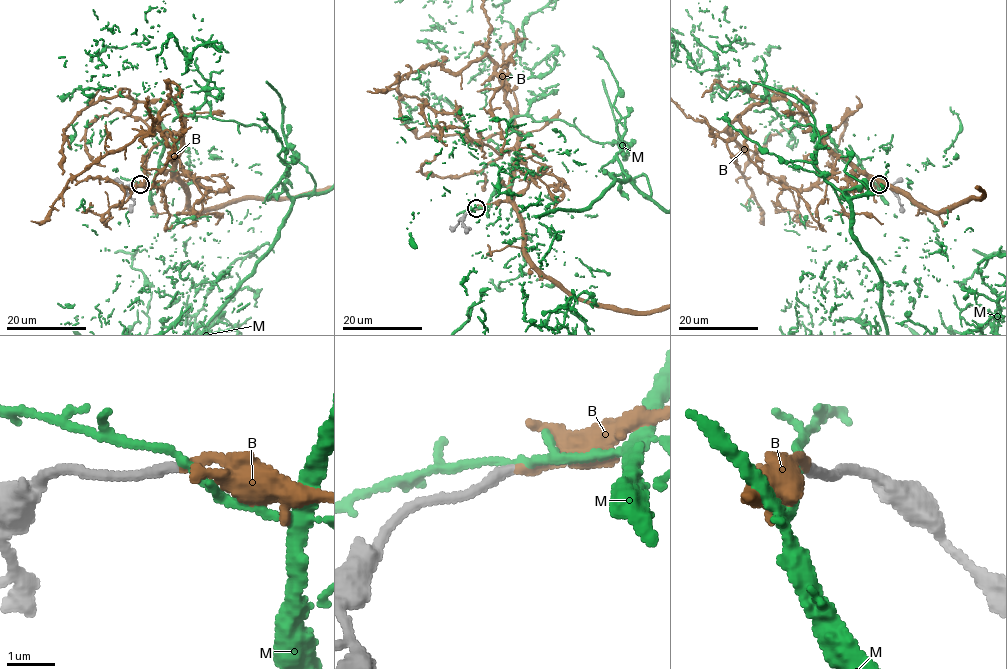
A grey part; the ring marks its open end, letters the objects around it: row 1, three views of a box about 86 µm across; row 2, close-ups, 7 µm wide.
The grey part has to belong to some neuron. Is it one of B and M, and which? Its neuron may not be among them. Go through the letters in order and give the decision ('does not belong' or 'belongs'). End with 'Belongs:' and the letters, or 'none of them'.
B: belongs
M: does not belong
Belongs: B

